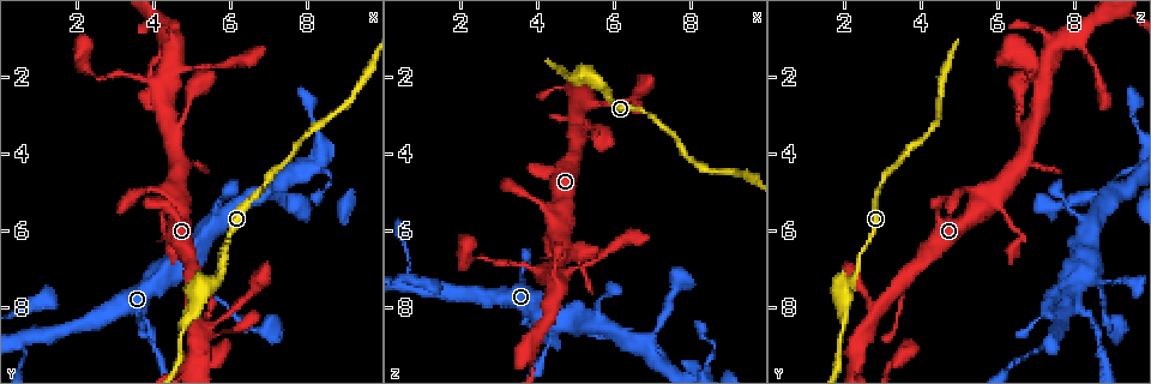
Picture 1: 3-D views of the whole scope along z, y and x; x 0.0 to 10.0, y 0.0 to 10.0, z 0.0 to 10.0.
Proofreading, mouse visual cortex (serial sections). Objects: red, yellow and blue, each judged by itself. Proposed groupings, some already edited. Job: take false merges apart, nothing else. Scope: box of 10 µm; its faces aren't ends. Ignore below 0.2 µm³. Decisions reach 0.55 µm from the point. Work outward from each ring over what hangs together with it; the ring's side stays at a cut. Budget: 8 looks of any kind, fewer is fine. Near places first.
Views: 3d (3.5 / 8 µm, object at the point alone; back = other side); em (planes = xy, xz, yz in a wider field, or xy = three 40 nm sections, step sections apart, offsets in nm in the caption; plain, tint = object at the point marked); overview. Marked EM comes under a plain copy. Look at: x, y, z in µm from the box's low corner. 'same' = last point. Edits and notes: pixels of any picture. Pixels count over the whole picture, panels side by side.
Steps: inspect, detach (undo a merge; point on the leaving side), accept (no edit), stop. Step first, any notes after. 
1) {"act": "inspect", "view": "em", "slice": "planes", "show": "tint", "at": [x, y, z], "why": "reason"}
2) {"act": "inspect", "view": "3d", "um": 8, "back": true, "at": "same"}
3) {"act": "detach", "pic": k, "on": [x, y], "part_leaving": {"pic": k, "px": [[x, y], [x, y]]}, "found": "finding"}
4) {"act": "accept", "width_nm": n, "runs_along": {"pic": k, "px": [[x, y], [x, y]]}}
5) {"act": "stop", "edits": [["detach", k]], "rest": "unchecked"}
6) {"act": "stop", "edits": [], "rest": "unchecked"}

{"act": "inspect", "view": "3d", "um": 3.5, "at": [6.80, 5.10, 8.95], "why": "sharp bend"}

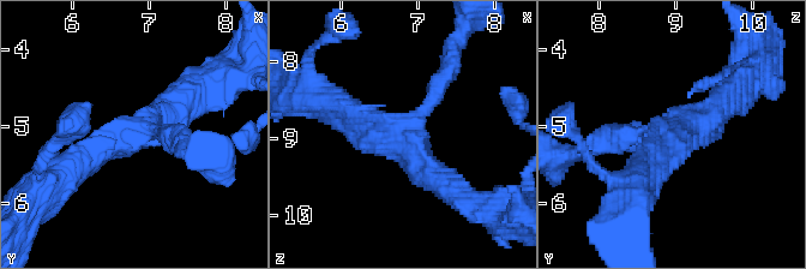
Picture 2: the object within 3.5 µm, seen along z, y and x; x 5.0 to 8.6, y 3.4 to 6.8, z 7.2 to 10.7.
{"act": "inspect", "view": "em", "slice": "xy", "step": 3, "show": "tint", "at": [6.75, 5.10, 9.00], "arms": 3, "arm_widths_nm": [200, 400, 400]}

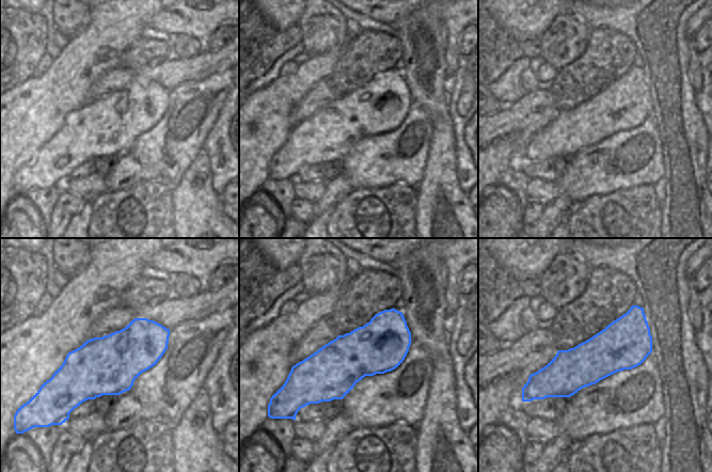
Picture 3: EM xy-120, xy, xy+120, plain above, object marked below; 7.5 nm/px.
{"act": "accept", "runs_along": {"pic": 3, "px": [[641, 310], [586, 364], [532, 377]]}, "found": "continuous, no second cell"}

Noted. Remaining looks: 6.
{"act": "inspect", "view": "3d", "um": 3.5, "at": [4.15, 2.30, 7.15], "why": "thin arm on a thick one"}

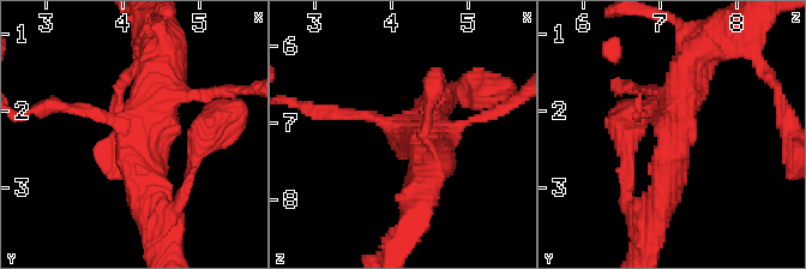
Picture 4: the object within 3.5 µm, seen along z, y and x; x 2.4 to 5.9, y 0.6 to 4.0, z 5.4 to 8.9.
{"act": "inspect", "view": "em", "slice": "xy", "step": 1, "show": "tint", "at": [4.25, 2.35, 7.15], "arms": 3, "arm_widths_nm": [150, 450, 500], "why": "need the tissue"}

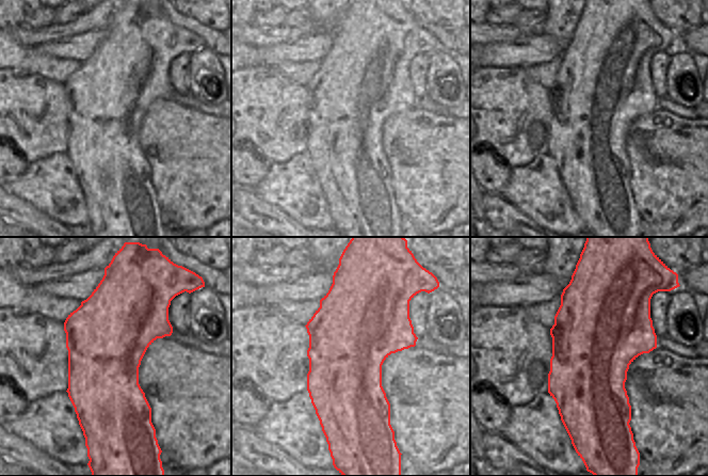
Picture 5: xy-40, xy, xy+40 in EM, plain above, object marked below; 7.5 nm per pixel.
{"act": "inspect", "view": "em", "slice": "planes", "show": "tint", "at": "same", "why": "another direction"}

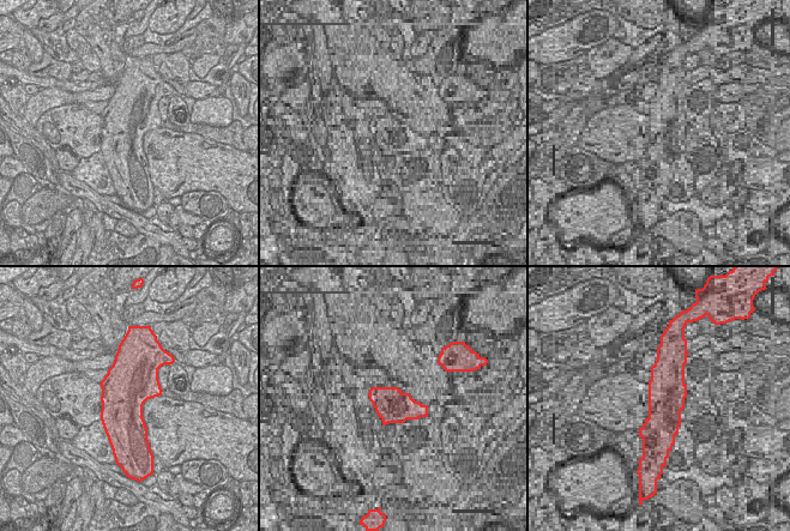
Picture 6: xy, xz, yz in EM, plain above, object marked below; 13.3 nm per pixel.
{"act": "accept", "runs_along": {"pic": 4, "px": [[655, 210], [689, 66]]}, "found": "one cell here"}

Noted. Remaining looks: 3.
{"act": "inspect", "view": "3d", "um": 3.5, "at": [5.05, 8.40, 2.70], "why": "branch point"}

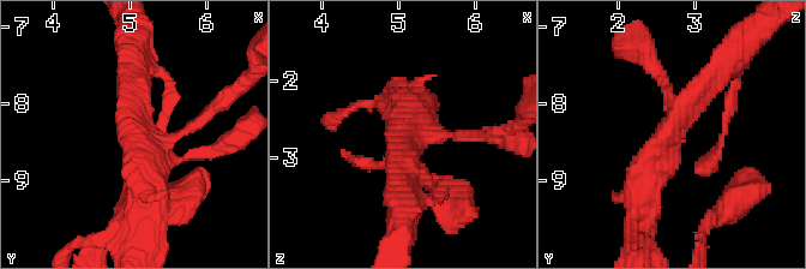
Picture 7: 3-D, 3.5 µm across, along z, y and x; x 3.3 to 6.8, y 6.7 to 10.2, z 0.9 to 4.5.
{"act": "inspect", "view": "em", "slice": "xy", "step": 2, "show": "tint", "at": [5.15, 8.35, 2.70], "why": "shape alone is not enough"}

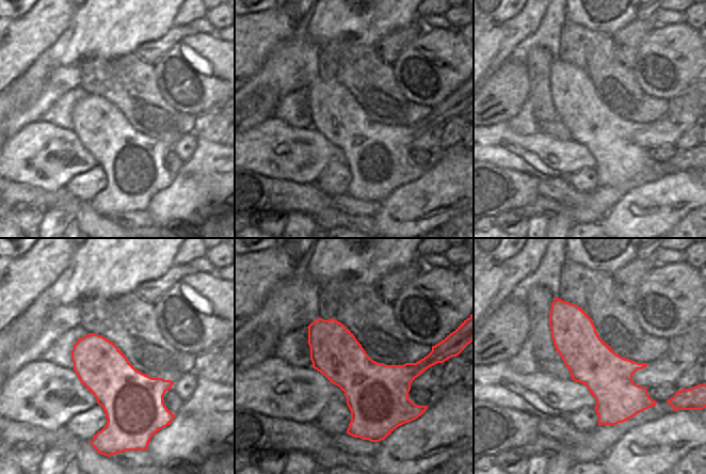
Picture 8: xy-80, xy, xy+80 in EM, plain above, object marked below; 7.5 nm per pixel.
{"act": "accept", "width_nm": 380, "runs_along": {"pic": 7, "px": [[720, 70], [662, 143], [641, 202]]}, "found": "all the same cell"}

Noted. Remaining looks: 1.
{"act": "stop", "edits": [], "rest": "unchecked"}

